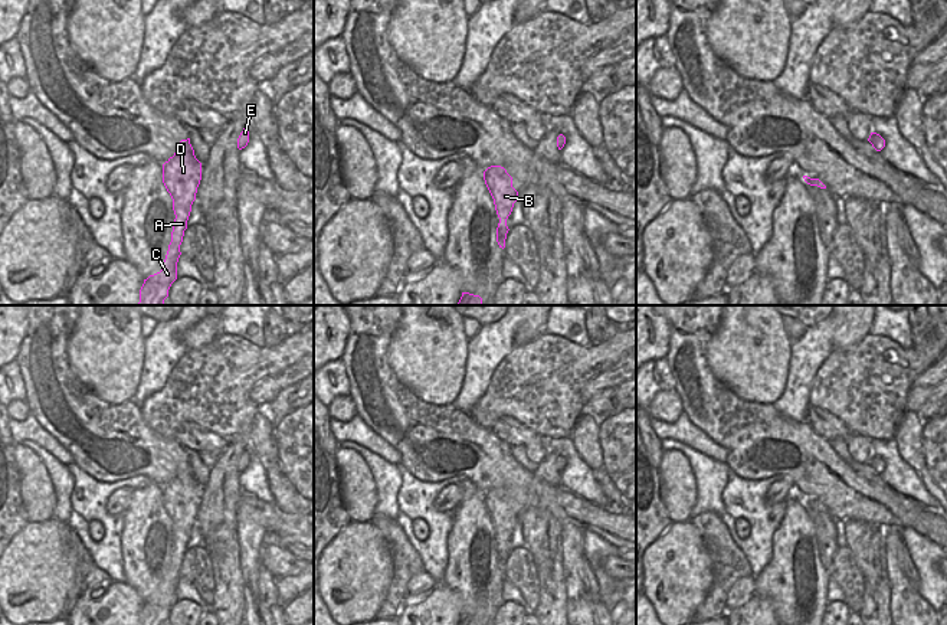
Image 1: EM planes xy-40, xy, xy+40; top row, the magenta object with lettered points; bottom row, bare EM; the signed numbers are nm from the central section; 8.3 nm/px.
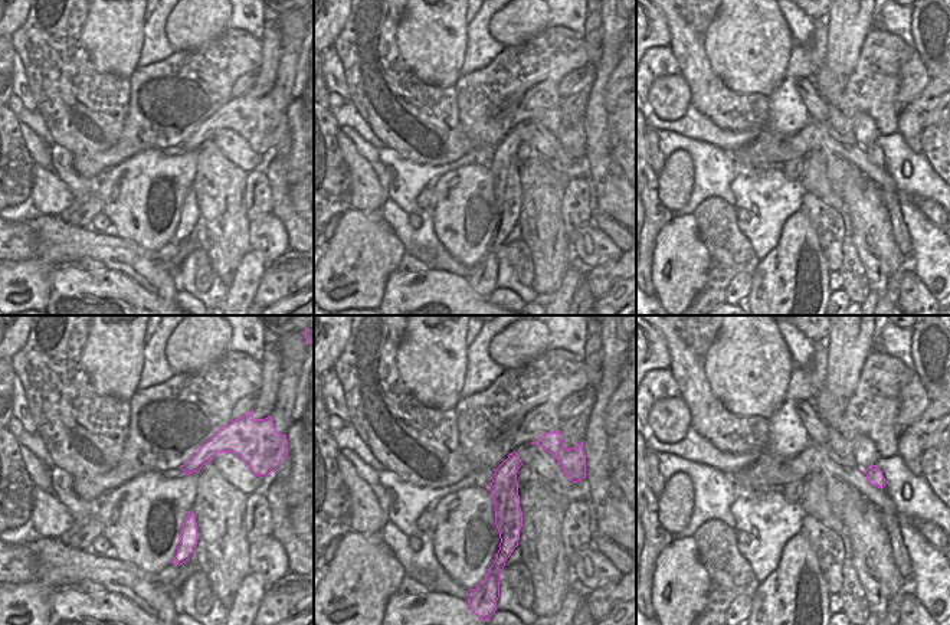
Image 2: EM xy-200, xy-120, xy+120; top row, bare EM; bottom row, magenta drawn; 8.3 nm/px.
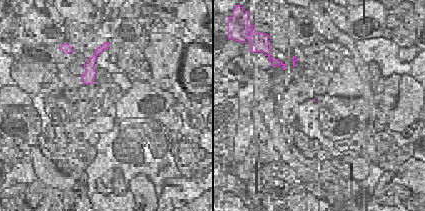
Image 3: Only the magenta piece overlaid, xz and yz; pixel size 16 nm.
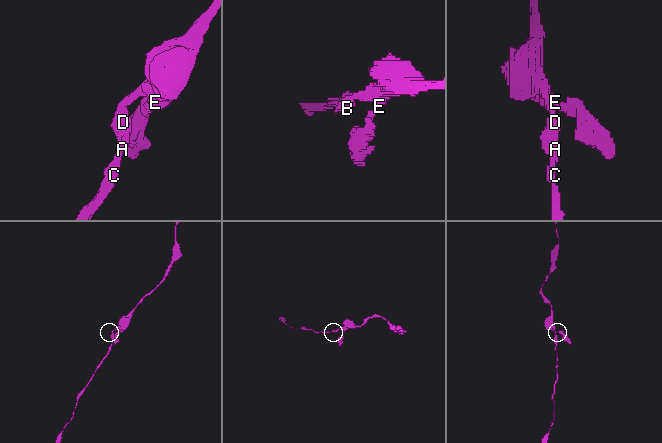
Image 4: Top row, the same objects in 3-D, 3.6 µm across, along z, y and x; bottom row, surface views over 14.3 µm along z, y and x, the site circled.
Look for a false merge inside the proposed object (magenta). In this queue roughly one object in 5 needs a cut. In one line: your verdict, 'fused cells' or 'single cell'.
single cell

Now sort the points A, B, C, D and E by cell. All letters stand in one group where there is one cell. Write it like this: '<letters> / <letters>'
A B C D E

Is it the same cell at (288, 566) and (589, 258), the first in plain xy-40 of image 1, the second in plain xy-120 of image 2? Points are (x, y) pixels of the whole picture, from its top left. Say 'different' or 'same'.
same

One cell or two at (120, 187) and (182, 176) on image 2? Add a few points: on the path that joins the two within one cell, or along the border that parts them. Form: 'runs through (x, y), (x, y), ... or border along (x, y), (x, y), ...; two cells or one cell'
runs through (136, 187), (144, 187), (159, 176), (166, 174); one cell

